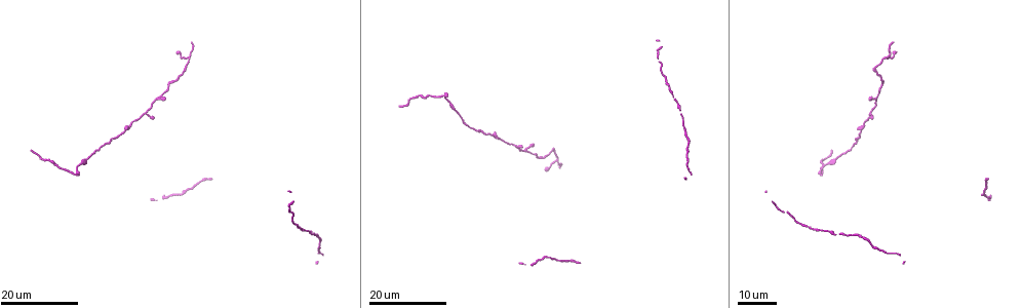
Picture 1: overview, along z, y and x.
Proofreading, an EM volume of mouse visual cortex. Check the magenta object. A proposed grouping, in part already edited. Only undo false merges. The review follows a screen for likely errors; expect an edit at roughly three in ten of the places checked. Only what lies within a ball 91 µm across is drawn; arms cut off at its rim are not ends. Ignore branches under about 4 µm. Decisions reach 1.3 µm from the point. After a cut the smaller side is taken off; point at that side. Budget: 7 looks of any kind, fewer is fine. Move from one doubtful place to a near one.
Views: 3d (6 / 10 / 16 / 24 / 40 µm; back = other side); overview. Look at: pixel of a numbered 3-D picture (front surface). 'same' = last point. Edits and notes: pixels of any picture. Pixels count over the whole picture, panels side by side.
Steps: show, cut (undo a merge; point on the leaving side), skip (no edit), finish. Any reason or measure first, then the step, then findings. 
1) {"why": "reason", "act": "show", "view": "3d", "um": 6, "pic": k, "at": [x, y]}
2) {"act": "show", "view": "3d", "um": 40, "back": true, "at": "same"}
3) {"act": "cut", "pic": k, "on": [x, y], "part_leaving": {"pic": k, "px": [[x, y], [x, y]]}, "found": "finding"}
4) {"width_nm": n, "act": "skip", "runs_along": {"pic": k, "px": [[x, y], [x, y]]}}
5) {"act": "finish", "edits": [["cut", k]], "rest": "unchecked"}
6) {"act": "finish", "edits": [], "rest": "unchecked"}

{"act": "show", "view": "3d", "um": 16, "pic": 1, "at": [74, 176]}

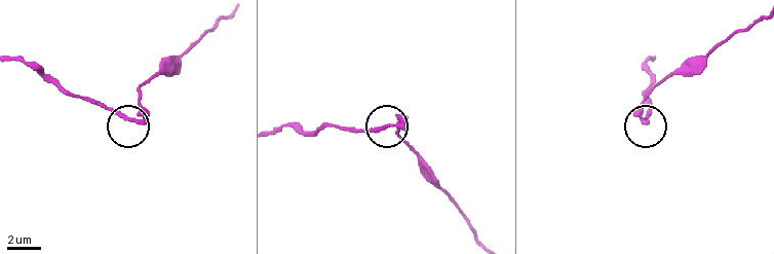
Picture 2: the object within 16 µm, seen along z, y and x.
{"act": "show", "view": "3d", "um": 10, "pic": 2, "at": [645, 119]}

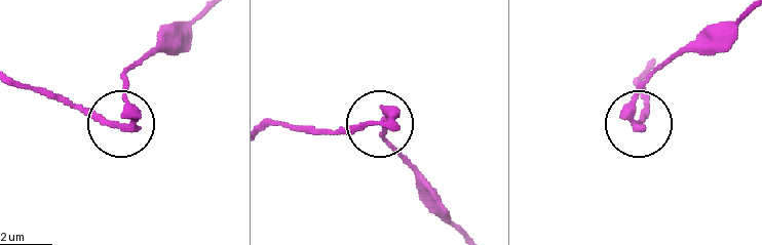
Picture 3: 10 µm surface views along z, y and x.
{"act": "cut", "pic": 3, "on": [94, 111], "part_leaving": {"pic": 3, "px": [[126, 122], [82, 114], [9, 83]]}, "found": "a second neuron is stuck on"}

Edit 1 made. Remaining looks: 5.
{"why": "redraw", "act": "show", "view": "overview"}

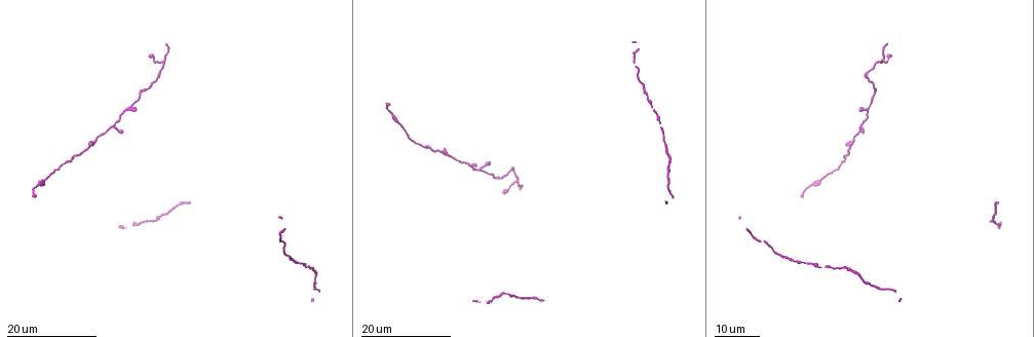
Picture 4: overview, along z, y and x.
{"why": "thick turns thin", "act": "show", "view": "3d", "um": 24, "pic": 4, "at": [451, 156]}

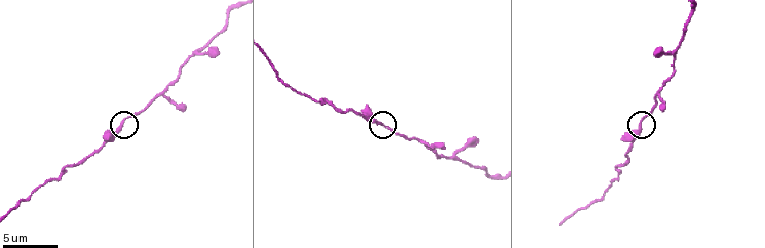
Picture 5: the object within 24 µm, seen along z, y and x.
{"act": "show", "view": "3d", "um": 10, "pic": 5, "at": [124, 122]}

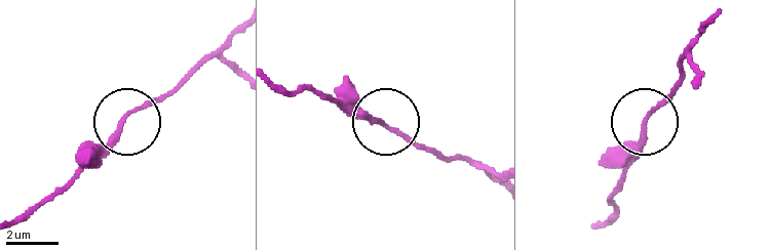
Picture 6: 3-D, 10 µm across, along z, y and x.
{"act": "skip", "runs_along": {"pic": 6, "px": [[495, 169], [428, 152], [332, 103]]}, "found": "continuous, no second neuron"}

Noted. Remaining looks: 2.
{"act": "show", "view": "3d", "um": 16, "pic": 5, "at": [163, 94]}

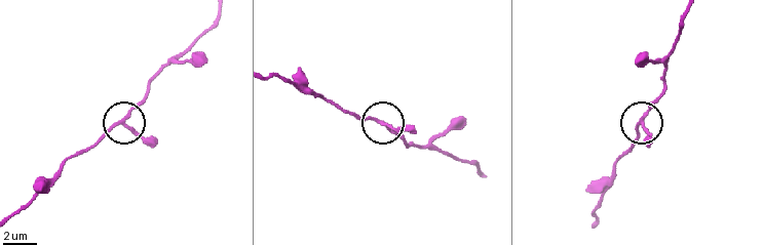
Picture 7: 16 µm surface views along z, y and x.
{"act": "show", "view": "3d", "um": 16, "back": true, "pic": 7, "at": [641, 118]}

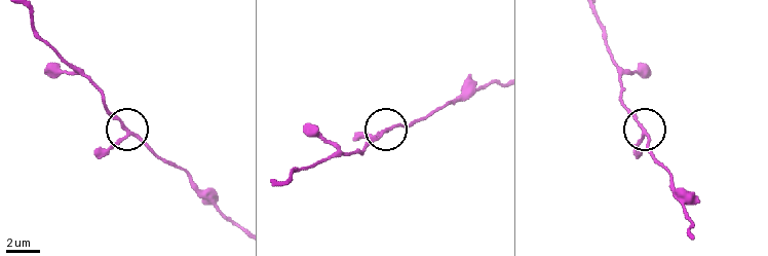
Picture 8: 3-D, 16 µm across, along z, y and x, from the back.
{"arms": 3, "act": "skip", "found": "one neuron here"}

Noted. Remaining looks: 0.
{"act": "finish", "edits": [["cut", 3]], "rest": "unchecked"}

